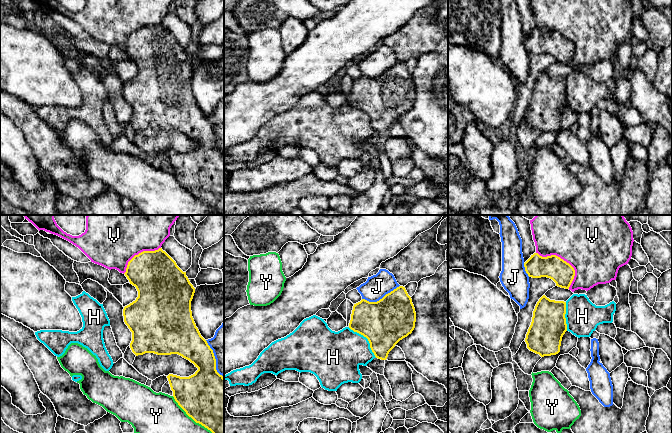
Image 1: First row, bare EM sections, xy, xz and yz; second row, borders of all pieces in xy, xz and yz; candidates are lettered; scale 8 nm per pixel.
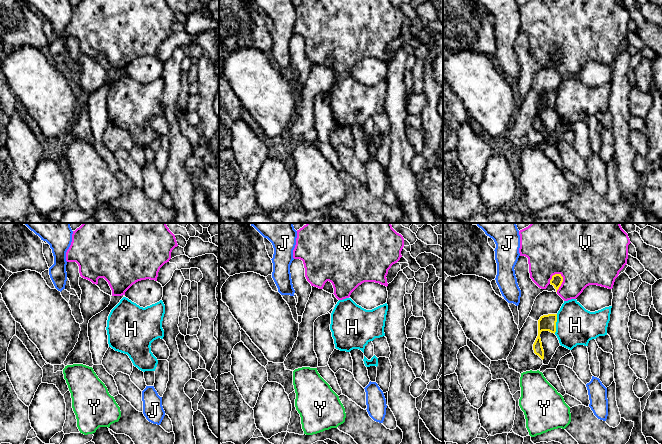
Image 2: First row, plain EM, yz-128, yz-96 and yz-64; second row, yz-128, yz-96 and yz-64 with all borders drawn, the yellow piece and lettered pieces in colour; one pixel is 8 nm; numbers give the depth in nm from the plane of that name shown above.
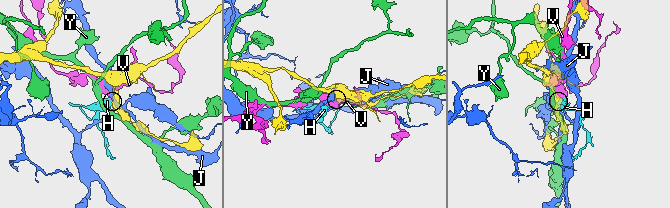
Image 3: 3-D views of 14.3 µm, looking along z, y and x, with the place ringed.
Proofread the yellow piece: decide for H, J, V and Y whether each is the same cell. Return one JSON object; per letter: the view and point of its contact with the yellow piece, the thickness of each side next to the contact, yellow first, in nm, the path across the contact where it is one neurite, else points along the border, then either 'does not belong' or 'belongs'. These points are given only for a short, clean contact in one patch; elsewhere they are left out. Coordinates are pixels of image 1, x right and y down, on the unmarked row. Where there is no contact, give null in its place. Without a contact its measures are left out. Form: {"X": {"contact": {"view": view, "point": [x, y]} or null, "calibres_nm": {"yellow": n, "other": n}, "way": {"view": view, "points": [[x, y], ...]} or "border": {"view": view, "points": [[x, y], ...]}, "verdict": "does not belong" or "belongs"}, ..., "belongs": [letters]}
{"H": {"contact": {"view": "xz", "point": [367, 114]}, "calibres_nm": {"yellow": 380, "other": 360}, "border": {"view": "xz", "points": [[348, 103], [362, 110], [367, 115], [369, 123], [376, 133]]}, "verdict": "does not belong"}, "J": {"contact": {"view": "xz", "point": [380, 75]}, "calibres_nm": {"yellow": 380, "other": 190}, "verdict": "does not belong"}, "V": {"contact": {"view": "yz", "point": [565, 37]}, "calibres_nm": {"yellow": 190, "other": 440}, "verdict": "does not belong"}, "Y": {"contact": {"view": "xy", "point": [193, 195]}, "calibres_nm": {"yellow": 440, "other": 440}, "verdict": "does not belong"}, "belongs": []}

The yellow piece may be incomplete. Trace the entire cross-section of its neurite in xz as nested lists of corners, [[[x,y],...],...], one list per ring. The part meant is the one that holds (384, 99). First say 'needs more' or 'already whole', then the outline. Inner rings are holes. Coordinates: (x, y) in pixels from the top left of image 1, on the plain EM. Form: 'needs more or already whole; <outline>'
already whole; [[[399,62],[377,78],[362,75],[354,80],[349,104],[366,113],[375,133],[386,136],[395,121],[415,104],[416,88],[405,63]]]

